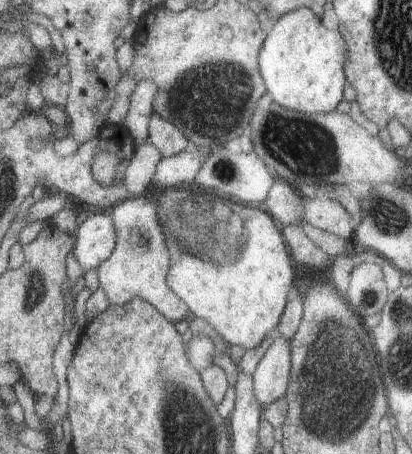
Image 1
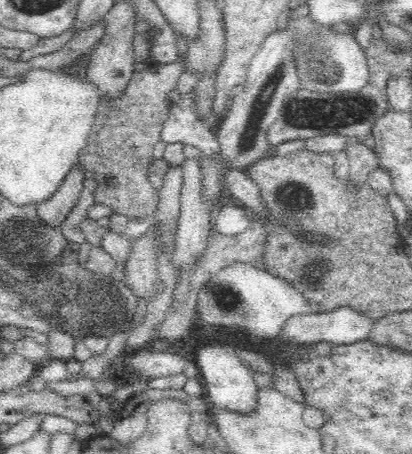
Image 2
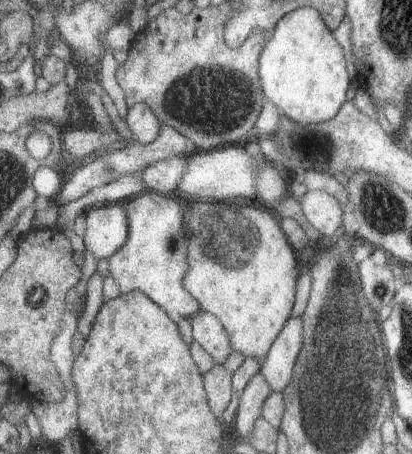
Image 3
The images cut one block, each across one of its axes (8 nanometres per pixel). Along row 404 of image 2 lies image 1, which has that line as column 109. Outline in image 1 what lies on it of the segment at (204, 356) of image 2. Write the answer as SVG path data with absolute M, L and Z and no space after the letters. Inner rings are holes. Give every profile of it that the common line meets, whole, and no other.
M93 210L75 232L73 256L81 270L99 268L115 248L115 228L109 210Z

